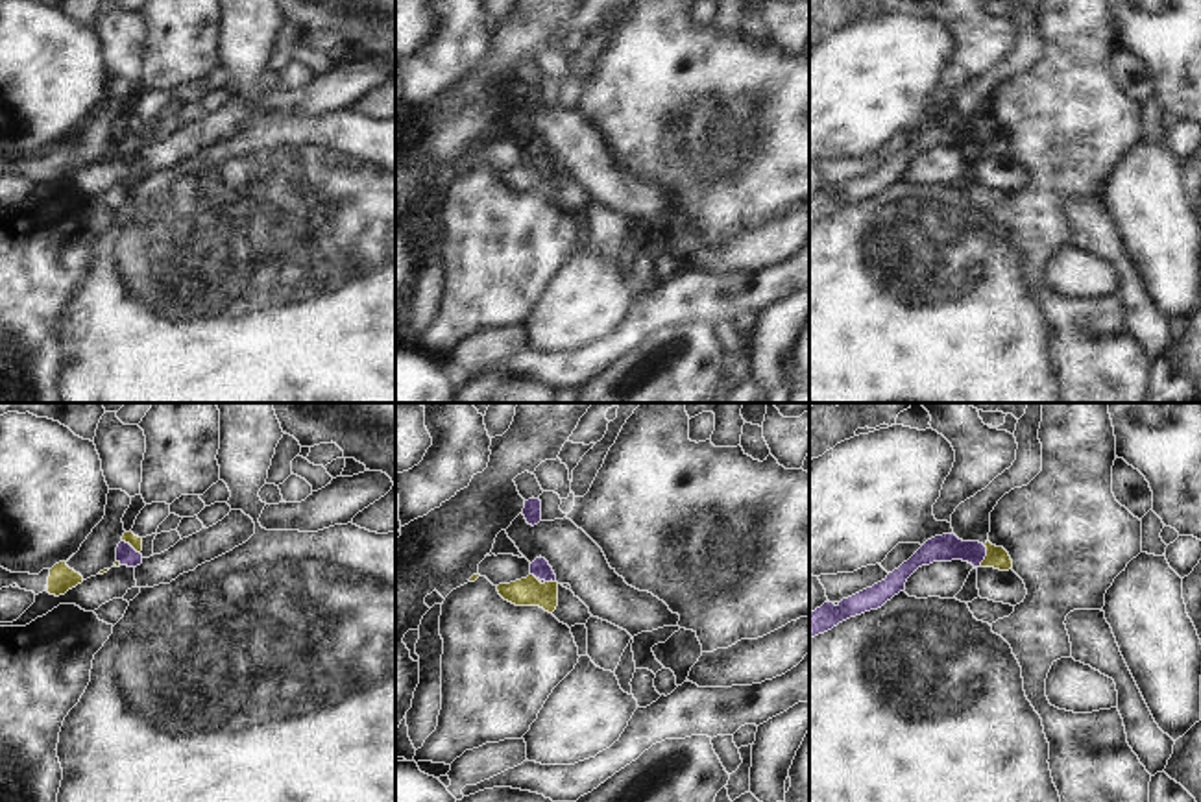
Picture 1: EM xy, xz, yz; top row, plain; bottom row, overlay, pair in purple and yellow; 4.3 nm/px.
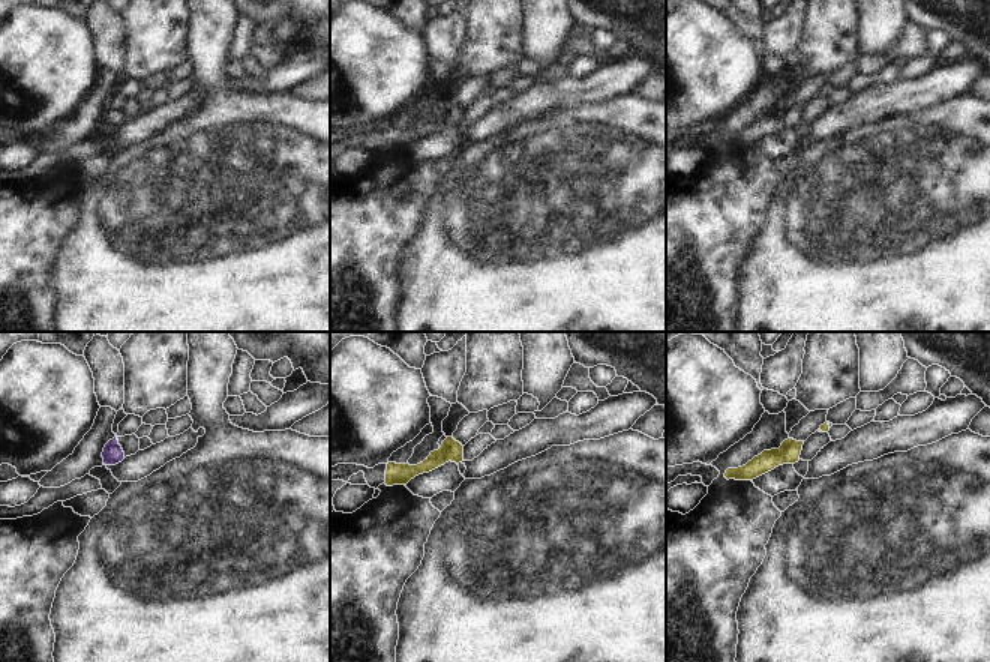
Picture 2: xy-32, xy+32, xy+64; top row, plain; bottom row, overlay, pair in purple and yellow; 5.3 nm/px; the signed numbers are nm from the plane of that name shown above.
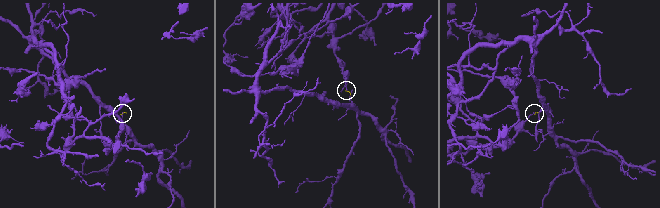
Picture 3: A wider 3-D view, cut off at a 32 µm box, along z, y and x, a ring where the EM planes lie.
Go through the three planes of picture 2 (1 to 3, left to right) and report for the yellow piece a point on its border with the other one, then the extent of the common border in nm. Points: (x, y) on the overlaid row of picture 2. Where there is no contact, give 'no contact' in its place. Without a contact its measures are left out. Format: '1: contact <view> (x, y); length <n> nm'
1: no contact
2: no contact
3: no contact

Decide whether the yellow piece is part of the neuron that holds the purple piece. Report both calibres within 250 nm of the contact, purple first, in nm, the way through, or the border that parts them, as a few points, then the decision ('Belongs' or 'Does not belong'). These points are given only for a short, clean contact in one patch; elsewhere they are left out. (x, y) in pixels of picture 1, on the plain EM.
Thickness 120 nm (purple) against 100 nm. Boundary: yz (985, 132), (985, 143), (980, 150). Does not belong

